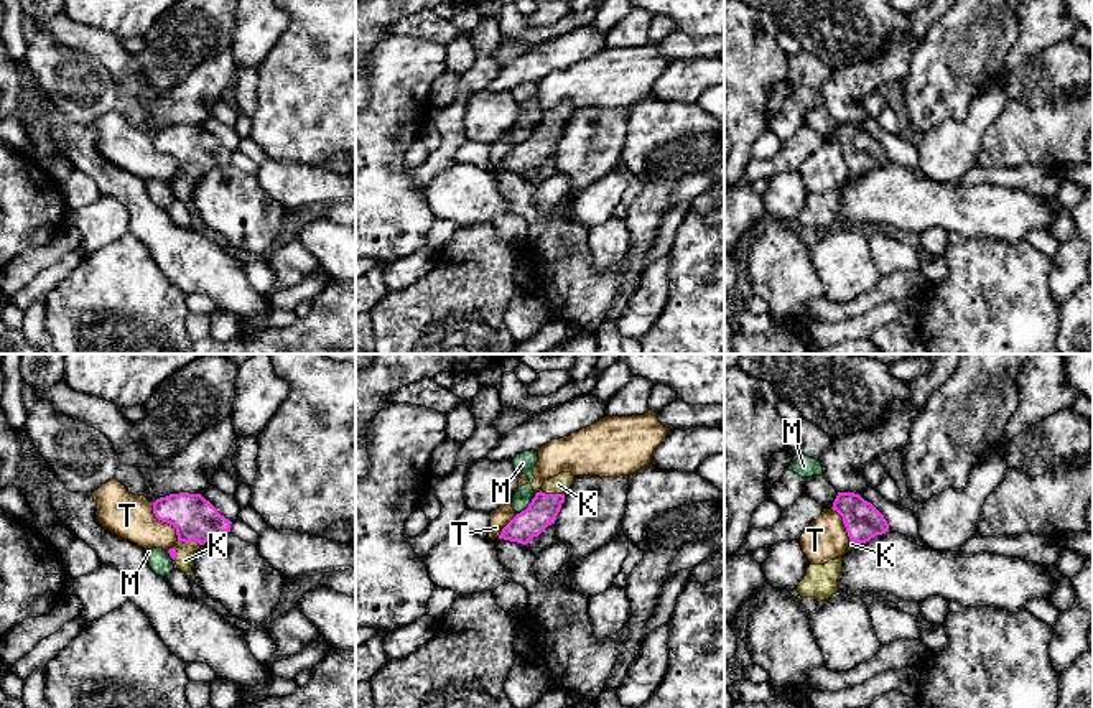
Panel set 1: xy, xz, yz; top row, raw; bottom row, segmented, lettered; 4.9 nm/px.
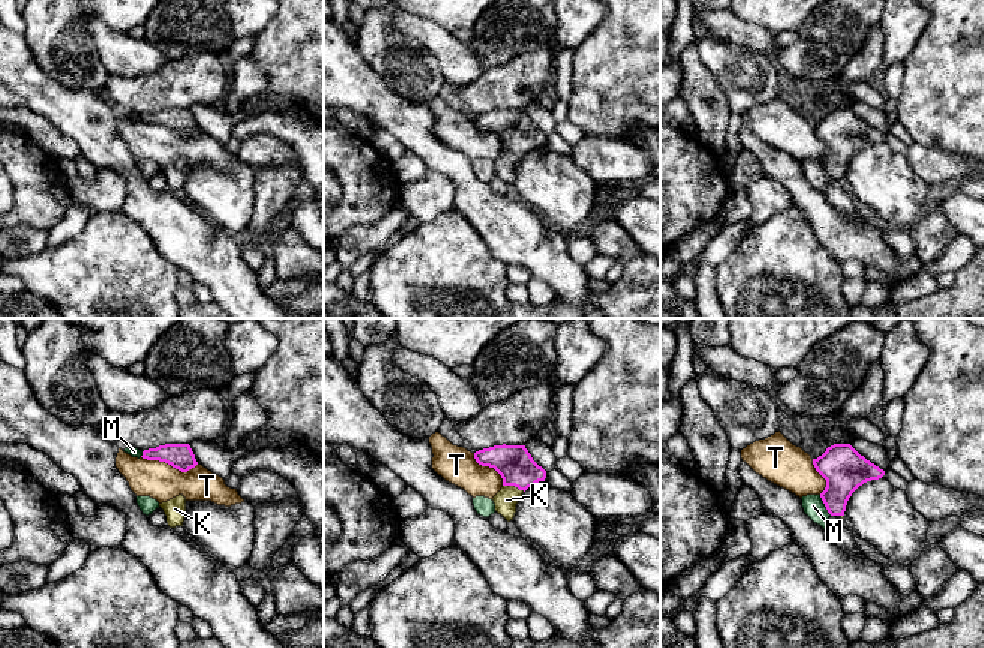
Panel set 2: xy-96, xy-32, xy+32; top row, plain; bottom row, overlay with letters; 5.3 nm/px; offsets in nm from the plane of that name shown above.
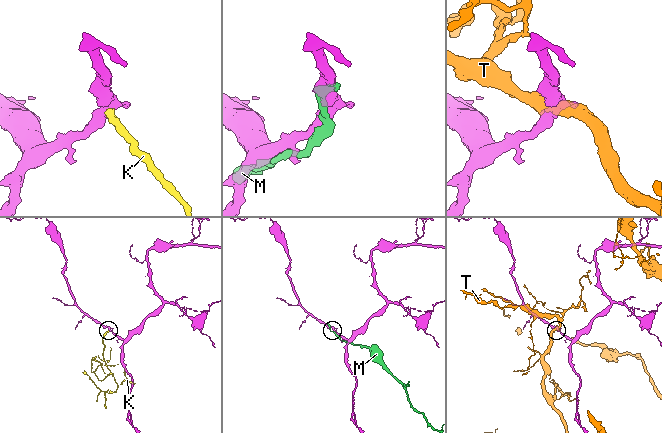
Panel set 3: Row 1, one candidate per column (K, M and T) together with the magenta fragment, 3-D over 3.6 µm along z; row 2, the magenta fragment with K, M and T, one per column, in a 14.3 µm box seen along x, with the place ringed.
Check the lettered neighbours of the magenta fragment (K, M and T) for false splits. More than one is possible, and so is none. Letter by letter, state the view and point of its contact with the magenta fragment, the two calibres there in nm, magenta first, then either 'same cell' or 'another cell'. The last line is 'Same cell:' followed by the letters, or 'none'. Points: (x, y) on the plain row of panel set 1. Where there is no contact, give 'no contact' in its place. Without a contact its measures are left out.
K: contact xz (552, 125); calibres 150 and 100 nm; same cell
M: contact xz (529, 137); calibres 150 and 100 nm; another cell
T: contact xy (165, 152); calibres 220 and 220 nm; another cell
Same cell: K

